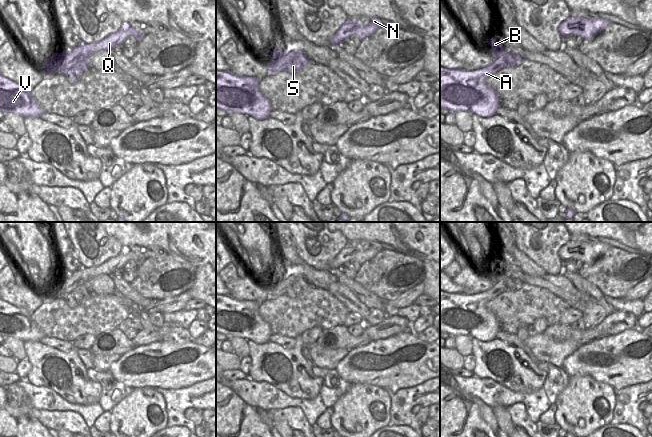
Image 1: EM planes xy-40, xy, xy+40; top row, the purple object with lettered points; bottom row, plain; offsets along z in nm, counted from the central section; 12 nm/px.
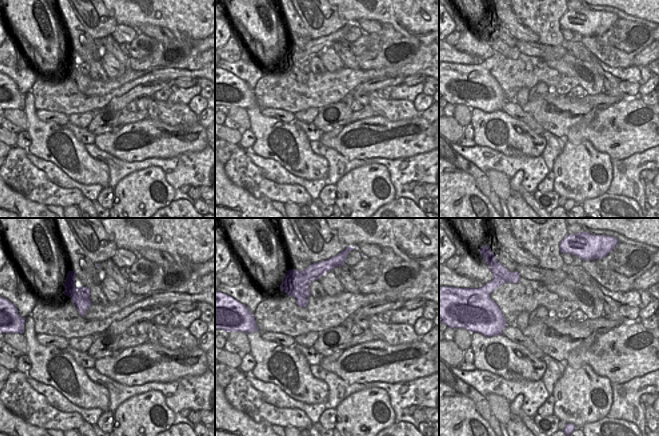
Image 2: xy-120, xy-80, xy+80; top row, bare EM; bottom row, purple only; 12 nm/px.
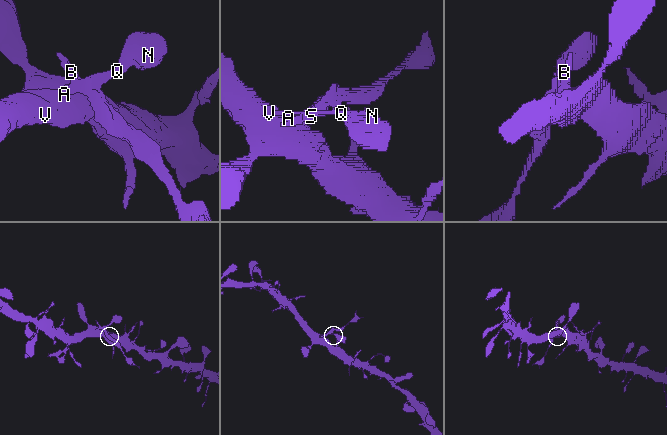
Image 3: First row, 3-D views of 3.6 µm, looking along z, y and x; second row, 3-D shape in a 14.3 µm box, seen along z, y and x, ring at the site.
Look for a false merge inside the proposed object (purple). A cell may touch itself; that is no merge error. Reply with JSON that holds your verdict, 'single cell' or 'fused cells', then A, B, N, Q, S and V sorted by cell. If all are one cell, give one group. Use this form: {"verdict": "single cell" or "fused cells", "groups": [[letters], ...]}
{"verdict": "fused cells", "groups": [["A", "V"], ["B", "N", "Q", "S"]]}

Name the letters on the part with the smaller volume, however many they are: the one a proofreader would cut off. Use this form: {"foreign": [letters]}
{"foreign": ["B", "N", "Q", "S"]}

